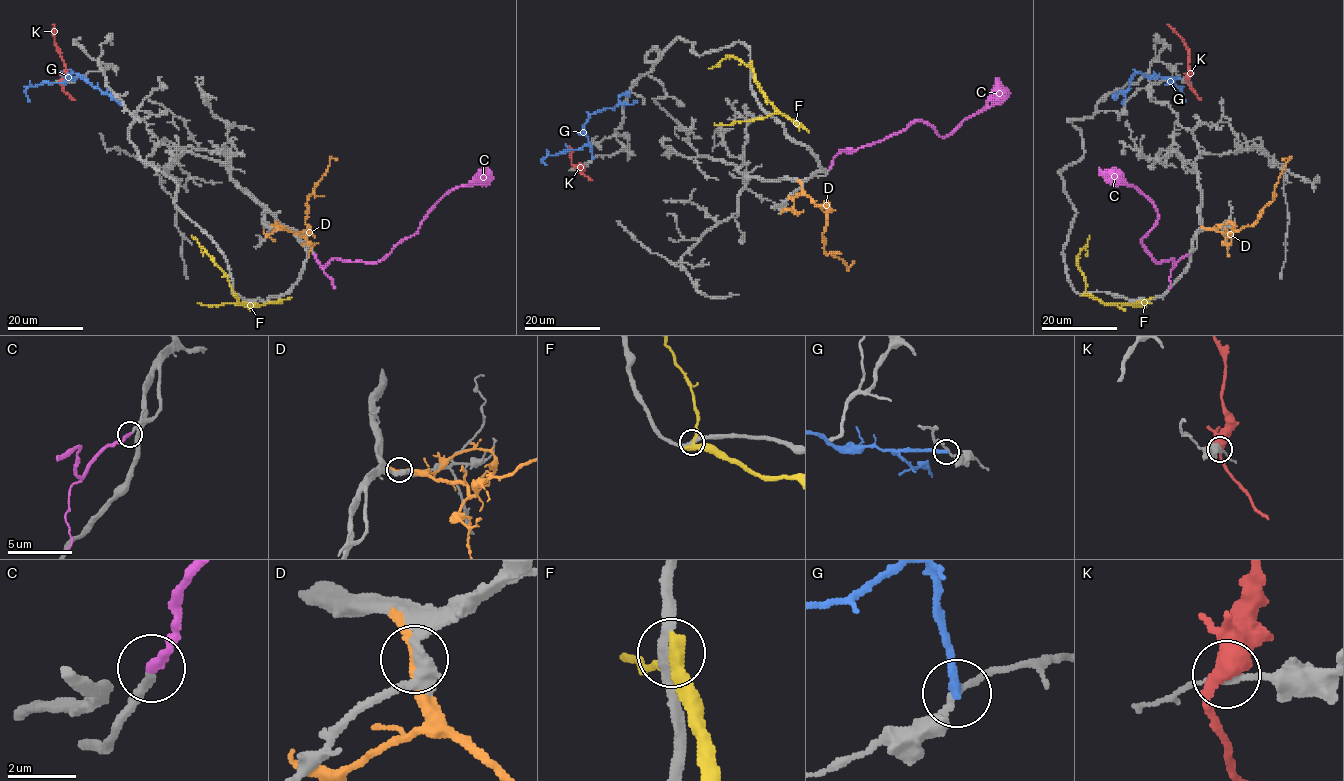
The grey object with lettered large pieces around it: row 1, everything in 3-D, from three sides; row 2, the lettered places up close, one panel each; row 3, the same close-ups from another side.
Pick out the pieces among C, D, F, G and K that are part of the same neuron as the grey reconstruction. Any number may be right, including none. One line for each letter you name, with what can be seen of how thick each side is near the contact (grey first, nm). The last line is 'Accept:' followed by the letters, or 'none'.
C: Thickness 240 nm (grey) against 280 nm
Accept: C

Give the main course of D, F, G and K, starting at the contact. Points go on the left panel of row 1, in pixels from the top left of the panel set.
D: (283, 228), (302, 236), (309, 235), (306, 201), (326, 172), (330, 159), (337, 160)
F: (233, 293), (241, 303), (259, 305), (198, 303)
G: (75, 78), (67, 76), (70, 73), (81, 75), (120, 105)
K: (62, 79), (65, 66), (54, 41), (53, 24)

